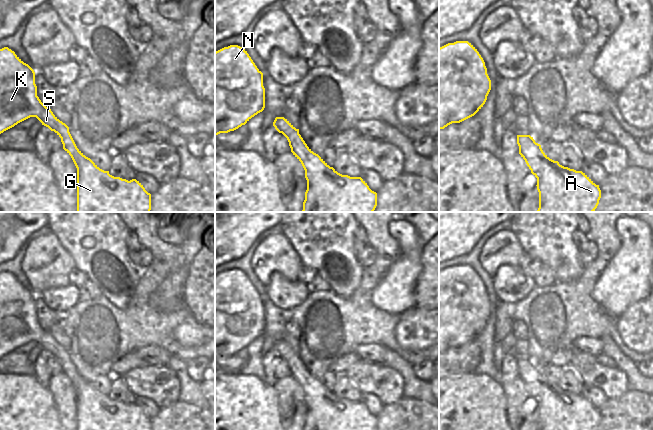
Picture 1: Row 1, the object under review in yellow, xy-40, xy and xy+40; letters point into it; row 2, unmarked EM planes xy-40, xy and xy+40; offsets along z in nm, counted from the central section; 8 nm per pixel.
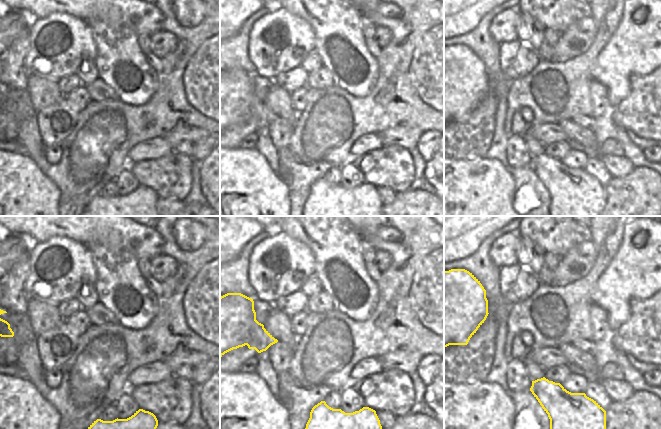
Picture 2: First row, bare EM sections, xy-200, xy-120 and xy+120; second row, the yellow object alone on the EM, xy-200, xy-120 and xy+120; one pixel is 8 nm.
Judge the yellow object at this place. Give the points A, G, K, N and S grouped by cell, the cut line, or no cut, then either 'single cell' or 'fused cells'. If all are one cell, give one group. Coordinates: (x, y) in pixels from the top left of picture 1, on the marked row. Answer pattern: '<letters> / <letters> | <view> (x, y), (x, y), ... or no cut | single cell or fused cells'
A G K N S | no cut | single cell

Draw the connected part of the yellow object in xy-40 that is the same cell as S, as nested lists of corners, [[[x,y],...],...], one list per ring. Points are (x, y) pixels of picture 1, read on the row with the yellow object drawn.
[[[4,47],[0,49],[0,134],[30,117],[36,117],[42,125],[54,131],[61,138],[63,149],[71,156],[77,168],[77,212],[150,212],[151,194],[136,179],[128,181],[114,177],[109,174],[109,171],[100,169],[90,158],[86,157],[77,148],[69,132],[69,127],[60,121],[37,96],[34,70],[24,63],[14,51]]]

